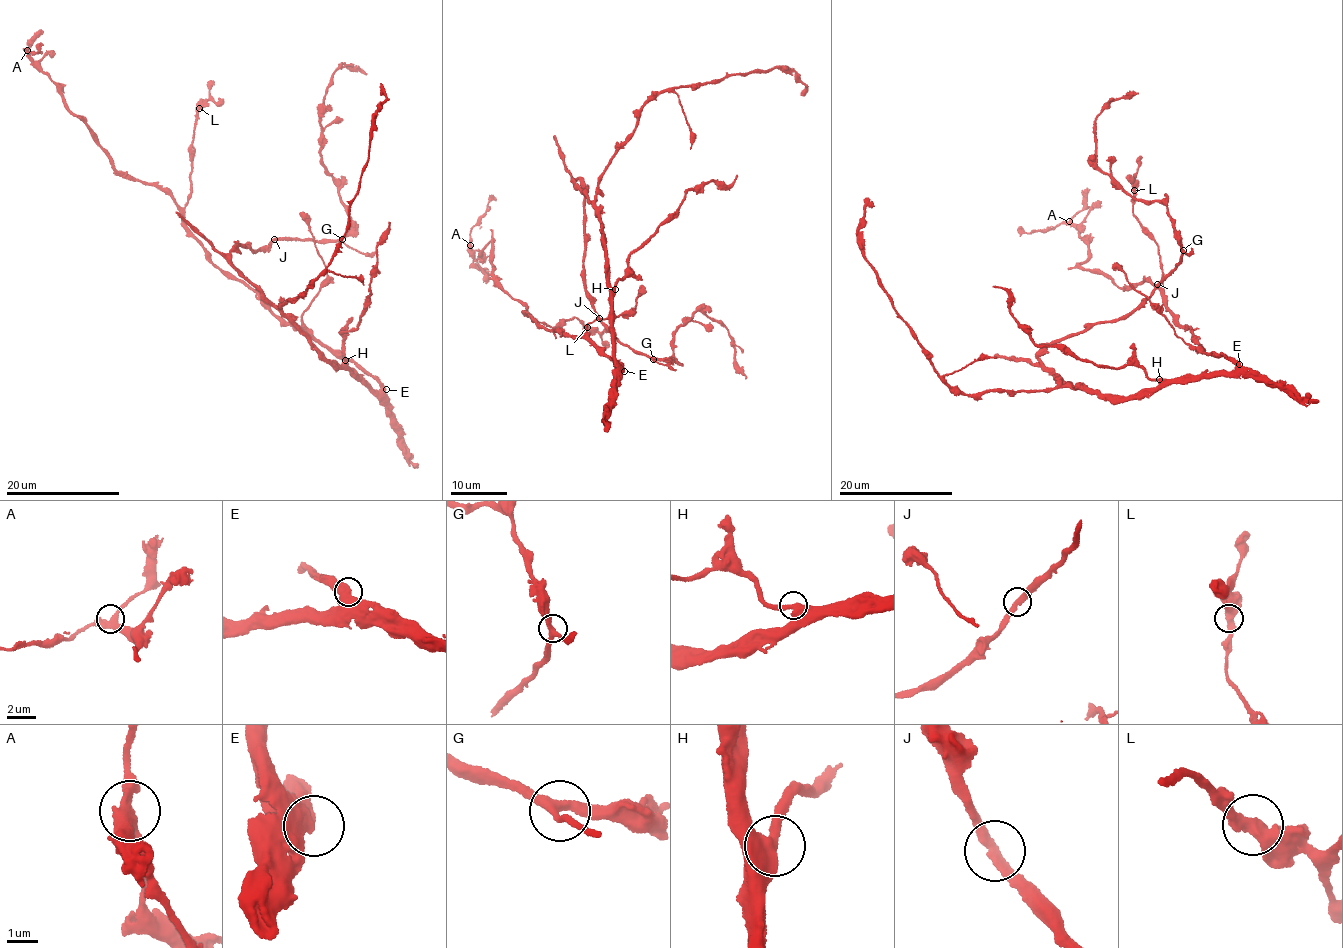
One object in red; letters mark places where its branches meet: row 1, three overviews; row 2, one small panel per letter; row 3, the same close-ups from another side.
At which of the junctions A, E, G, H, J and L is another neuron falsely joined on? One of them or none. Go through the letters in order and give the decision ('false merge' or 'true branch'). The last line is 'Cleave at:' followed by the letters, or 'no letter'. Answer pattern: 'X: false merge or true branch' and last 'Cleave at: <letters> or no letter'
A: true branch
E: true branch
G: true branch
H: true branch
J: true branch
L: true branch
Cleave at: no letter

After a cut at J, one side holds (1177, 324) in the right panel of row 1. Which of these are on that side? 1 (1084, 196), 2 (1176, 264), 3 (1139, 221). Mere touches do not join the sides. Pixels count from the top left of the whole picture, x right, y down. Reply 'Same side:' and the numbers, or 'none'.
Same side: 1, 3

